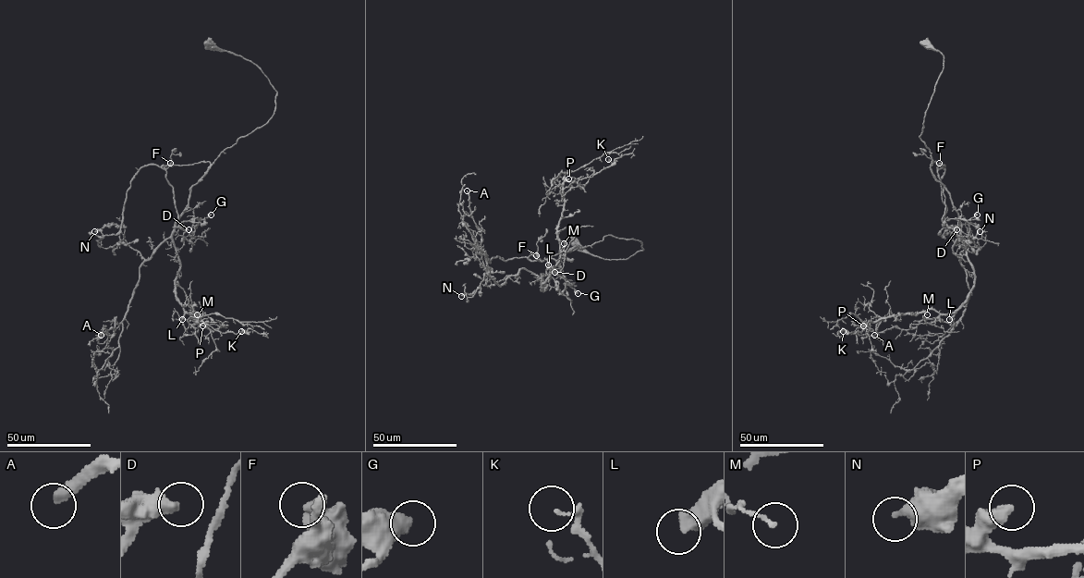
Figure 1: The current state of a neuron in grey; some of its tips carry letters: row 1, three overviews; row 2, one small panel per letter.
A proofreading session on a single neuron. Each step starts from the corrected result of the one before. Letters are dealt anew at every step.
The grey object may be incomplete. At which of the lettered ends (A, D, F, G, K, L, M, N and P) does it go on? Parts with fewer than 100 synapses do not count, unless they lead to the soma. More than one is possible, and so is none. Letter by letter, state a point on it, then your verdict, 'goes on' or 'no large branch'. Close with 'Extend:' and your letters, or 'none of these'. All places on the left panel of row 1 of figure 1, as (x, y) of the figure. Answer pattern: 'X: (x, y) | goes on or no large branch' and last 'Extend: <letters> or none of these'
A: (101, 335) | goes on
D: (188, 229) | no large branch
F: (170, 163) | no large branch
G: (211, 215) | no large branch
K: (241, 331) | no large branch
L: (182, 319) | goes on
M: (197, 314) | no large branch
N: (94, 231) | no large branch
P: (202, 325) | no large branch
Extend: A, L

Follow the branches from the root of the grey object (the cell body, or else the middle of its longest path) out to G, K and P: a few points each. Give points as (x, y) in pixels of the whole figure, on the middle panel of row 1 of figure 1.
G: (577, 244), (610, 259), (643, 249), (639, 240), (607, 235), (572, 248), (542, 277), (549, 258), (578, 293)
K: (577, 244), (610, 259), (643, 249), (610, 235), (575, 246), (542, 289), (563, 190), (608, 159)
P: (577, 244), (610, 259), (643, 249), (610, 235), (575, 246), (539, 276), (542, 290), (559, 260), (568, 178)

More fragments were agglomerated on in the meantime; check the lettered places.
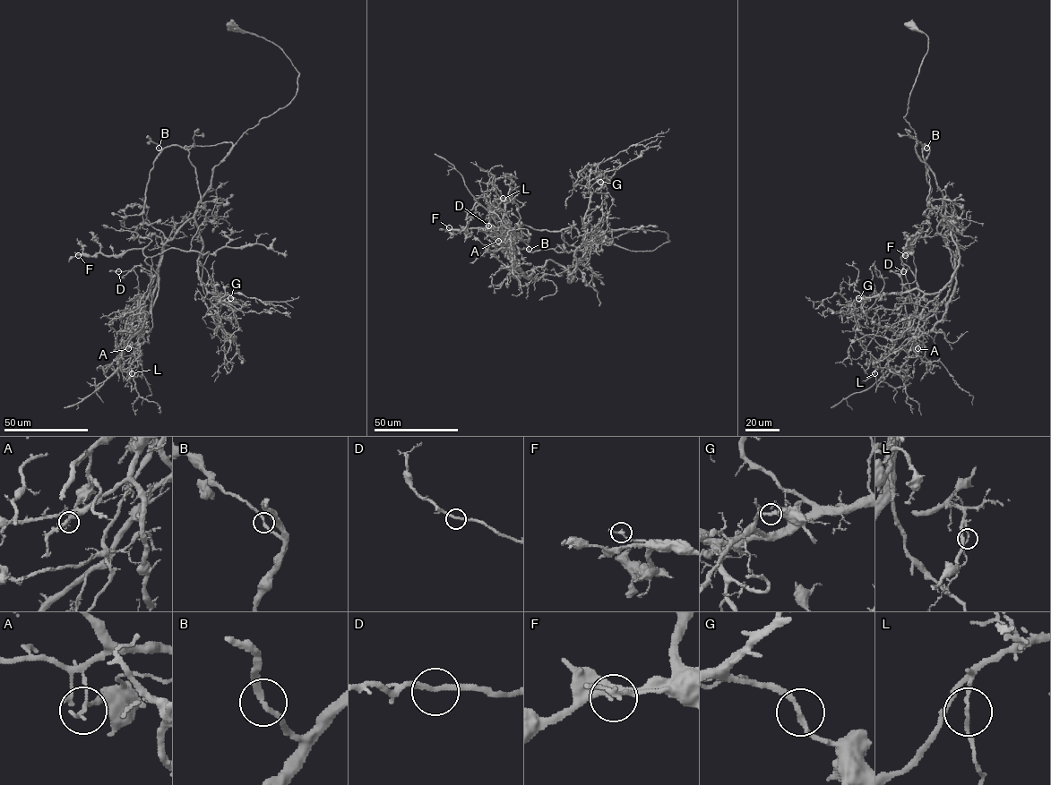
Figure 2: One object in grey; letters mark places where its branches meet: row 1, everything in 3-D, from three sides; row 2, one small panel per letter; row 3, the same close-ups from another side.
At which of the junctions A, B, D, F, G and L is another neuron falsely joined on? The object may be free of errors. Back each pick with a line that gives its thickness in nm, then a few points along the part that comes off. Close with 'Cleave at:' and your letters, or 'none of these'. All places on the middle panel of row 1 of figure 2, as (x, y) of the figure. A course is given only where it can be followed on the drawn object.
A: 140 nm thick; foreign part runs (498, 241), (512, 232), (521, 238), (521, 224), (538, 230), (575, 228), (586, 235), (595, 231), (657, 226)
Cleave at: A

